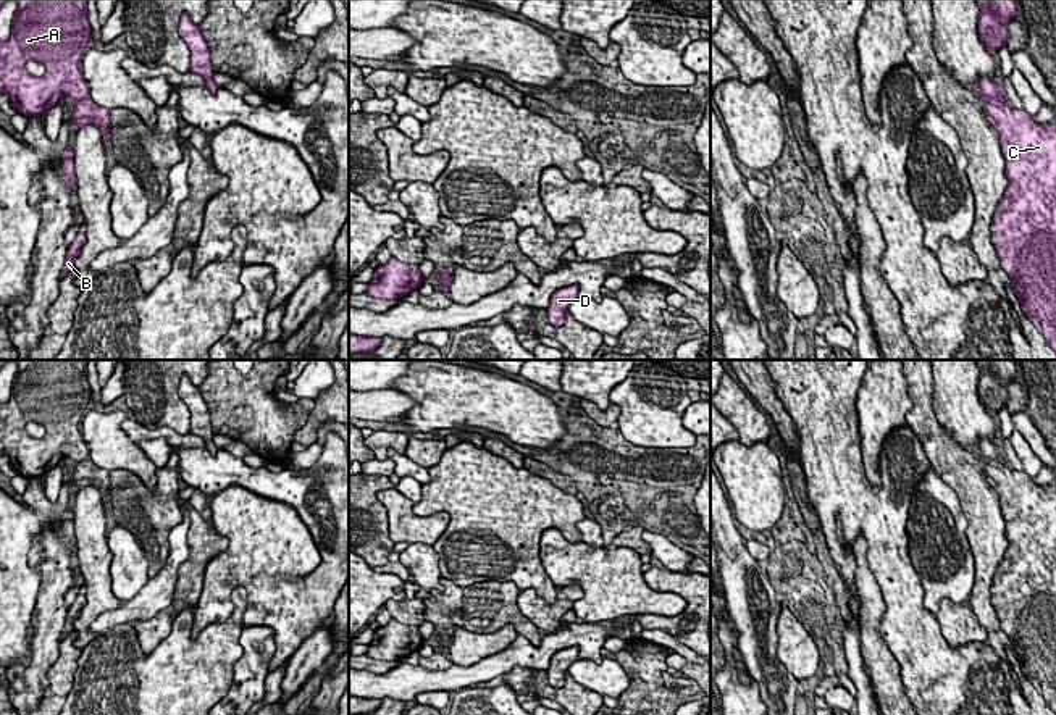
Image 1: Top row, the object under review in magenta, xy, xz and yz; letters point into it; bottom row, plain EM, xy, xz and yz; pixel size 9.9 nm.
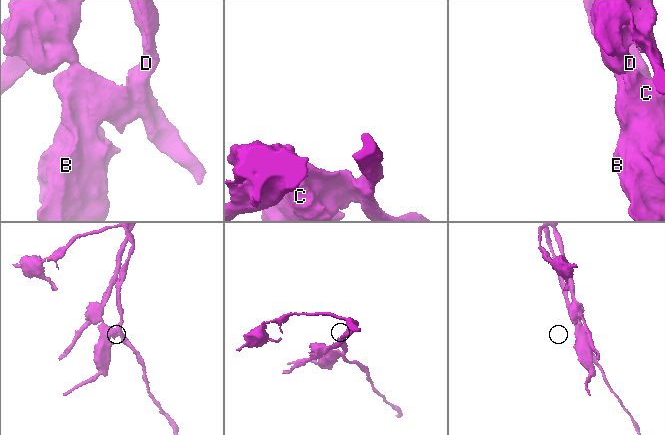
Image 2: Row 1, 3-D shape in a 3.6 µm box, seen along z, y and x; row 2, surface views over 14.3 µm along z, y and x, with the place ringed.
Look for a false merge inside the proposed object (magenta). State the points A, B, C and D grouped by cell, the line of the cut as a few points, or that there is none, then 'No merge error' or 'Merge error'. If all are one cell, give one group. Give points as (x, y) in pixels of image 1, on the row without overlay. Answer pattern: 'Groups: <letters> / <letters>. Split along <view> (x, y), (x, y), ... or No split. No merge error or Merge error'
Groups: A / B C D. Split along yz (1000, 457), (984, 462). Merge error

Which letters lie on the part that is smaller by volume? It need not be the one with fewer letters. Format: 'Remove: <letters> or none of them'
Remove: A

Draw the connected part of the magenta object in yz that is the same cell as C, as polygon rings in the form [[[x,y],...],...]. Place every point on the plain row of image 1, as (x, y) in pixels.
[[[1001,458],[983,462],[983,471],[998,494],[1008,539],[993,579],[991,602],[998,604],[1001,628],[1012,641],[1022,673],[1056,713],[1056,486],[1040,486]]]

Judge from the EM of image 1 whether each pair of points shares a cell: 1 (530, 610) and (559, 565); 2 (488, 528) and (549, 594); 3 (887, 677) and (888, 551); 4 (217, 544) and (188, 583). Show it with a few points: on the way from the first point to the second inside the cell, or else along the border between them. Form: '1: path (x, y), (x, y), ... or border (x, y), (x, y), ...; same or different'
1: border (557, 586), (577, 585), (585, 594); different
2: path (506, 541), (522, 557), (522, 565), (533, 577); same
3: border (884, 607), (882, 639), (900, 665), (901, 680); different
4: path (207, 552), (191, 573); same

